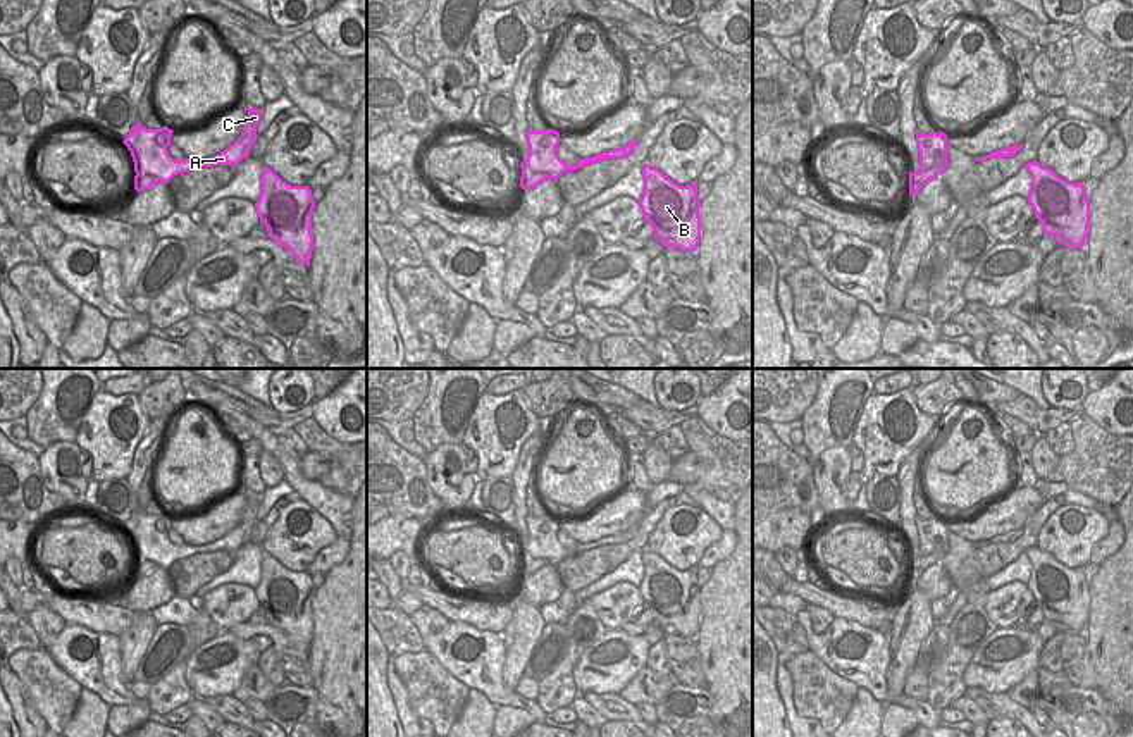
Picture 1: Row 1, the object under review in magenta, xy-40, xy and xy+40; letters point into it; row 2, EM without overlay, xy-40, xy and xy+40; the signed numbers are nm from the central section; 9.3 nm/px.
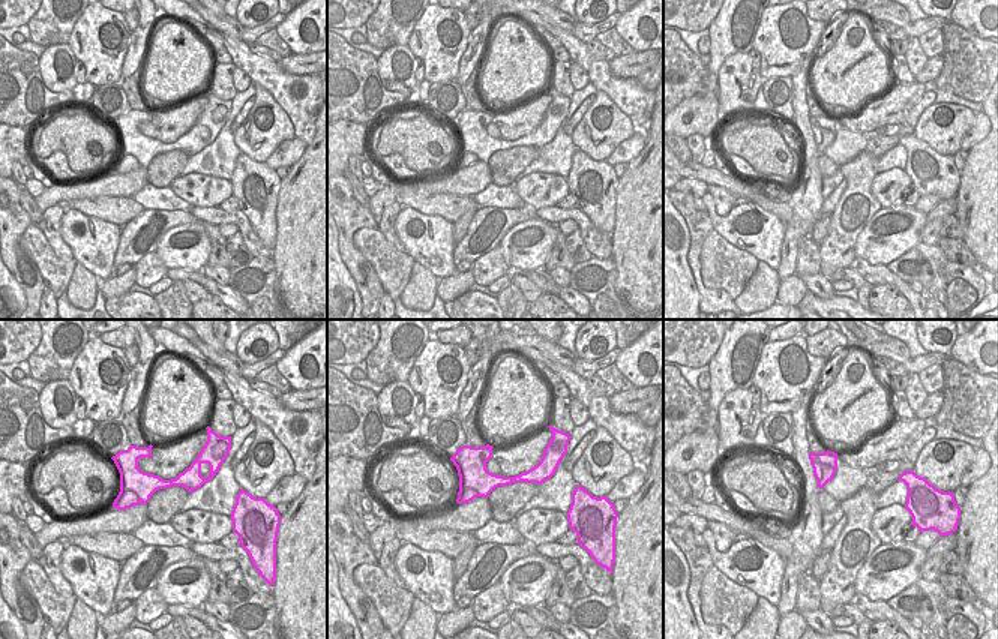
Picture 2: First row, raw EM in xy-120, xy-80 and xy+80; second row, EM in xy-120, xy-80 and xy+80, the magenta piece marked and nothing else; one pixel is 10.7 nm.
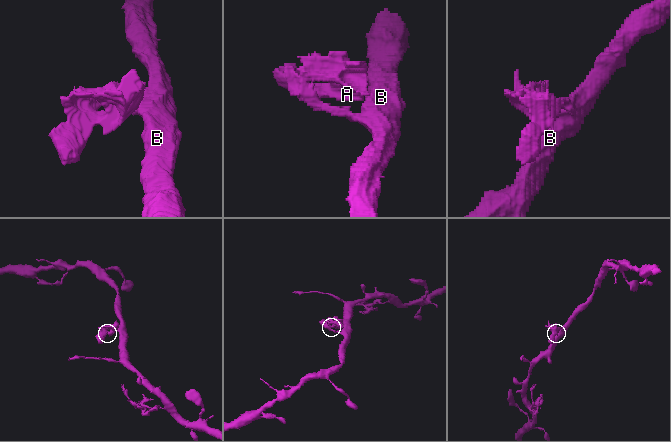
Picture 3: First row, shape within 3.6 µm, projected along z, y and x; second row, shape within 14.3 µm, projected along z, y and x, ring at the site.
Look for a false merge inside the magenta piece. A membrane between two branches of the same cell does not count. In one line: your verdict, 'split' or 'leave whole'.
split

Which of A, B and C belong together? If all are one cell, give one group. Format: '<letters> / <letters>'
A C / B

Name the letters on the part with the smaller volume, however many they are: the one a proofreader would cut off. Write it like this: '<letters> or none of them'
A, C

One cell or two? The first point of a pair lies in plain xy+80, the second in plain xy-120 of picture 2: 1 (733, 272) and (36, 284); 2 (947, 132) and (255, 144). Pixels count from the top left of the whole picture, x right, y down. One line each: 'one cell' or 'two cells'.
1: two cells
2: one cell

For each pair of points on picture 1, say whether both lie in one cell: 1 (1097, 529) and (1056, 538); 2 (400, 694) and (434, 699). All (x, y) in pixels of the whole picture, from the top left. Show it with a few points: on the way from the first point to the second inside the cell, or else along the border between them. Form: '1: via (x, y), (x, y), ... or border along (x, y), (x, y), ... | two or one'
1: via (1087, 529), (1066, 536) | one
2: border along (395, 658), (408, 703), (427, 718) | two

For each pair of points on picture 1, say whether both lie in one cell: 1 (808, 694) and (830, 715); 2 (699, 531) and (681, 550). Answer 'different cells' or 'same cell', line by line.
1: same cell
2: same cell

